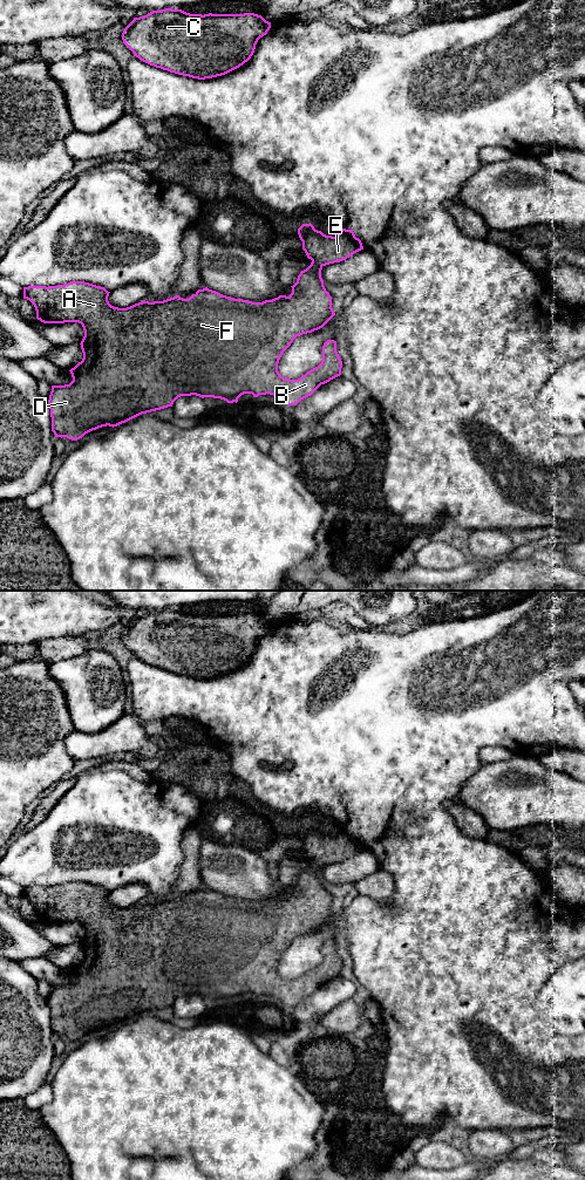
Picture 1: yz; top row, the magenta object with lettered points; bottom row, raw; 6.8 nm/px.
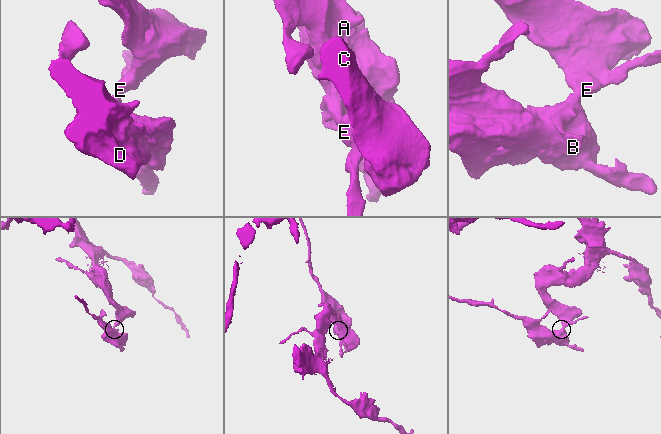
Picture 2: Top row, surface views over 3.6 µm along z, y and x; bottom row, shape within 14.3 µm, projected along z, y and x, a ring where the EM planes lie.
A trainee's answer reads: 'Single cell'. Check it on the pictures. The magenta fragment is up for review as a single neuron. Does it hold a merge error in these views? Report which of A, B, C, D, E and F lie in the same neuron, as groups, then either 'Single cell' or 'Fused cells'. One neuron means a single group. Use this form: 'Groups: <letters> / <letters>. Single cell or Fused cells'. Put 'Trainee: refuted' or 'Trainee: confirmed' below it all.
Groups: A B C D E F. Single cell
Trainee: confirmed

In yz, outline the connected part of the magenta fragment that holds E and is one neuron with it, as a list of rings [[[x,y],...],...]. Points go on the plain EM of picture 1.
[[[309,824],[298,828],[302,850],[311,865],[300,872],[292,893],[272,900],[252,902],[223,895],[208,887],[198,889],[189,899],[179,895],[163,901],[142,901],[127,908],[109,903],[109,893],[104,887],[84,881],[70,881],[57,886],[23,887],[23,899],[29,900],[36,910],[36,919],[43,923],[79,922],[84,936],[81,941],[83,959],[69,971],[73,981],[64,985],[52,985],[48,1004],[52,1017],[52,1031],[55,1037],[72,1041],[102,1026],[117,1026],[142,1014],[172,1007],[181,996],[196,995],[202,998],[213,997],[227,1003],[238,1002],[244,994],[273,995],[288,1005],[297,1005],[311,996],[321,984],[341,975],[342,961],[336,951],[336,941],[327,940],[322,946],[321,963],[298,980],[284,978],[278,971],[283,953],[297,936],[322,928],[334,915],[332,896],[324,886],[324,866],[340,862],[363,850],[362,843],[353,830],[341,828],[336,837],[326,835]]]

